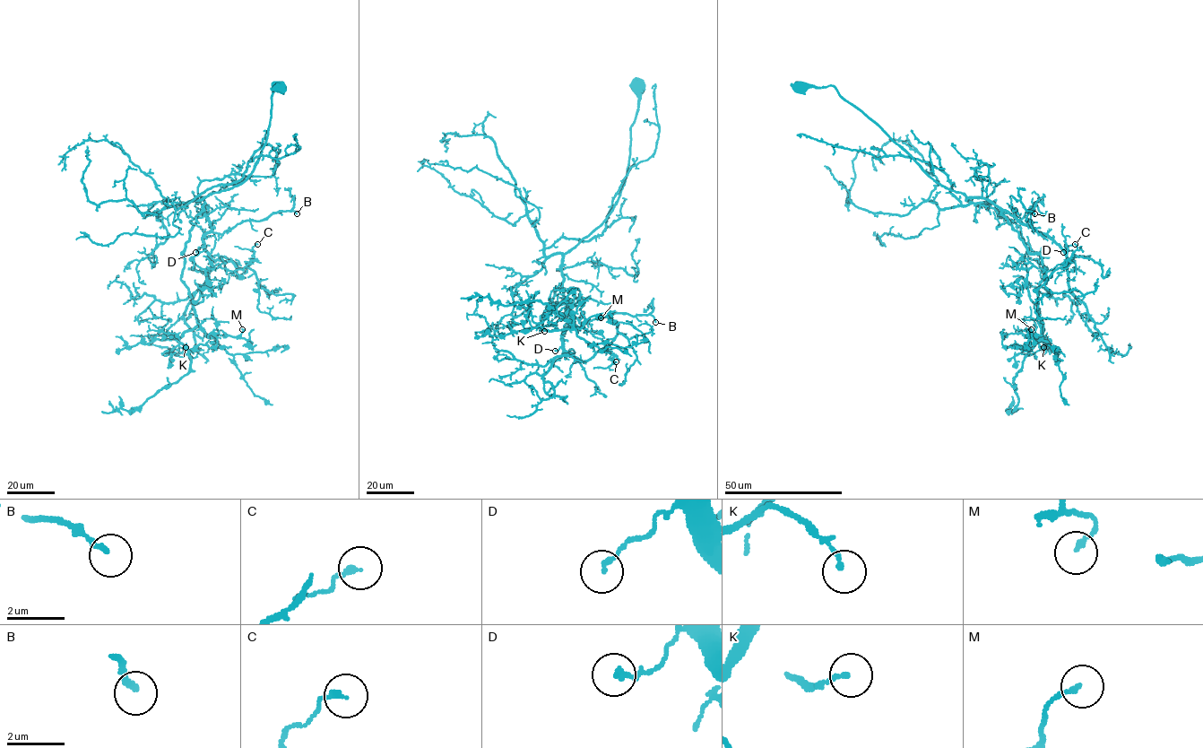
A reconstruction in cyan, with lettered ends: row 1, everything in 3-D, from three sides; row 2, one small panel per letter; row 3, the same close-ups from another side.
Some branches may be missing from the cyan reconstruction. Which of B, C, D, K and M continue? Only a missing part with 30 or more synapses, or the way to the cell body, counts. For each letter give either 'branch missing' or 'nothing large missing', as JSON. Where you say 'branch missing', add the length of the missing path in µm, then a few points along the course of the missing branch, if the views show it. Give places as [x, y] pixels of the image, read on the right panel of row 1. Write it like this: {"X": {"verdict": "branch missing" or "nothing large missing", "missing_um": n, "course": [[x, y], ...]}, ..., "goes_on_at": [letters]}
{"B": {"verdict": "branch missing", "missing_um": 25, "course": [[1034, 213], [1063, 229], [1073, 239]]}, "C": {"verdict": "nothing large missing"}, "D": {"verdict": "nothing large missing"}, "K": {"verdict": "nothing large missing"}, "M": {"verdict": "nothing large missing"}, "goes_on_at": ["B"]}

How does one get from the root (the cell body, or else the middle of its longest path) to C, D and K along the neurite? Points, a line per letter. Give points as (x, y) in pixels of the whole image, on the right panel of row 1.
C: (799, 86), (832, 85), (937, 182), (968, 197), (986, 197), (1049, 236), (1074, 261), (1062, 268), (1075, 244)
D: (799, 86), (832, 85), (937, 182), (968, 197), (988, 198), (1050, 236), (1063, 252)
K: (799, 86), (832, 85), (937, 182), (999, 209), (1041, 257), (1036, 343), (1043, 347)

